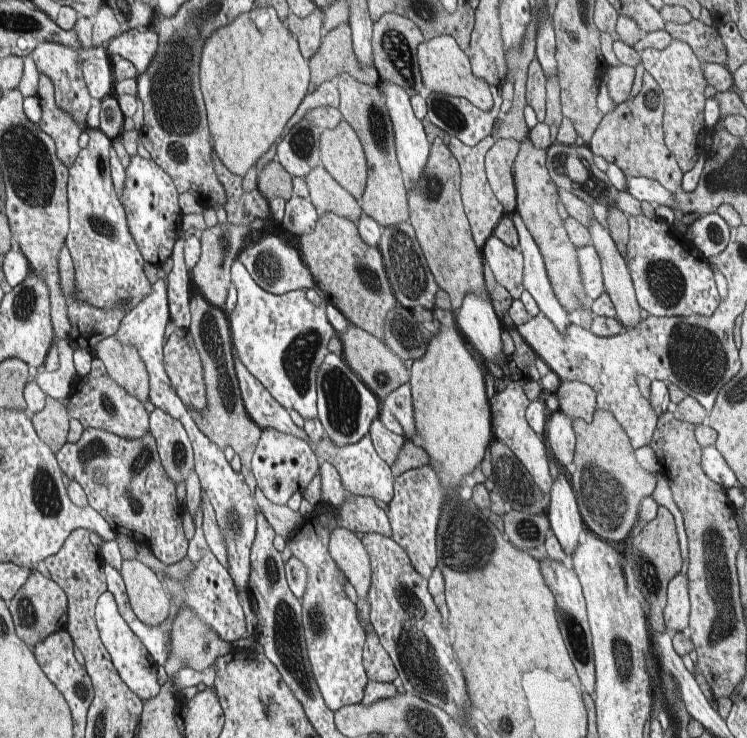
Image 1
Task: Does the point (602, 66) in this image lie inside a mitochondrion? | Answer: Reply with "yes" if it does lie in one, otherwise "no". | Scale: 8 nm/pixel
no

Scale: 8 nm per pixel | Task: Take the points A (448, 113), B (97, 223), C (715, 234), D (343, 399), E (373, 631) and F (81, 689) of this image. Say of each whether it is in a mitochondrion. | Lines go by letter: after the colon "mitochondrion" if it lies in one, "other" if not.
A: mitochondrion
B: mitochondrion
C: mitochondrion
D: mitochondrion
E: other
F: mitochondrion

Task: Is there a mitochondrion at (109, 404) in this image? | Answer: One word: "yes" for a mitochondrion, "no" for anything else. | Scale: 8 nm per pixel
yes

